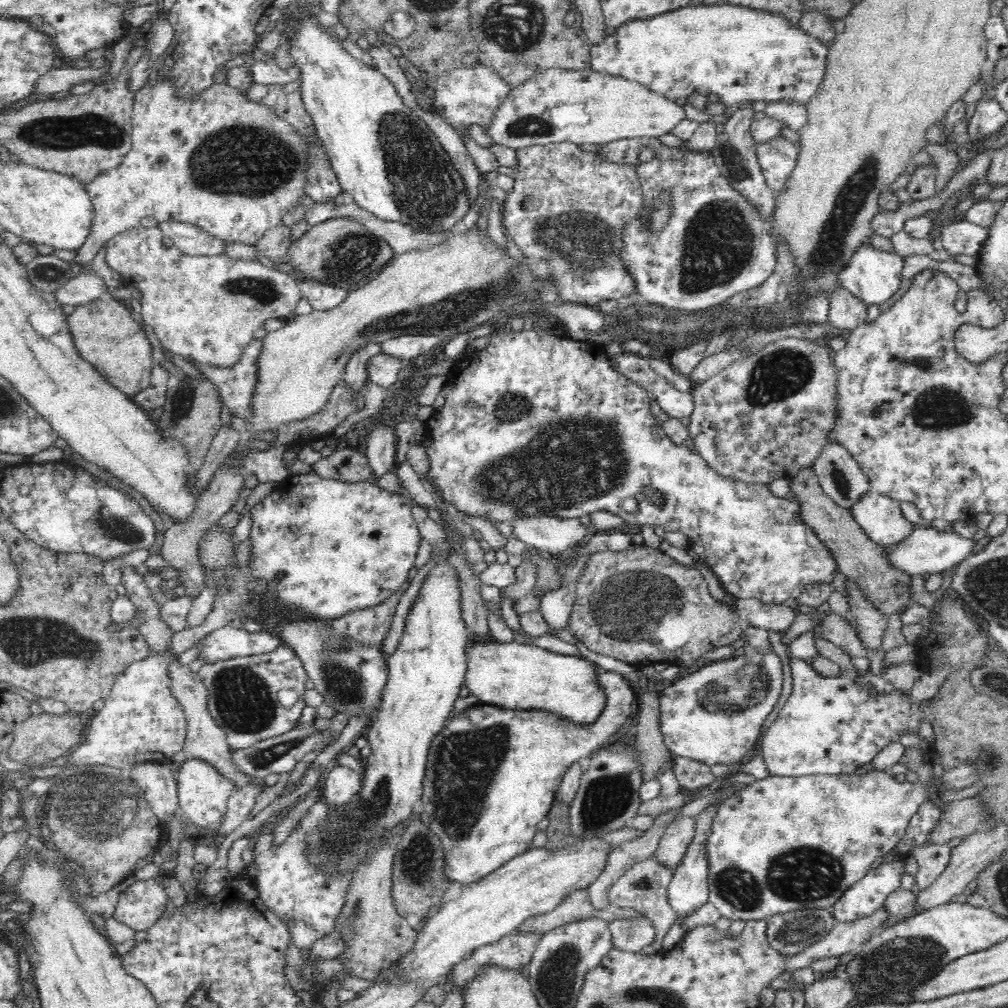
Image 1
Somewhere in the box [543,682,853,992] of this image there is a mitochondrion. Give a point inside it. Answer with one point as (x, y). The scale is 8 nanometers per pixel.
(805, 875)

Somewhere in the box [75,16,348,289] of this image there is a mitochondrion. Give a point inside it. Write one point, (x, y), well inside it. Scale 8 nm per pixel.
(263, 162)

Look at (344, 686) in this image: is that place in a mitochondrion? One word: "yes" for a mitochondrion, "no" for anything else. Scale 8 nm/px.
yes

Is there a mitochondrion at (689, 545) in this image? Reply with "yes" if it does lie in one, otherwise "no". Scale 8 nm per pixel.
no

